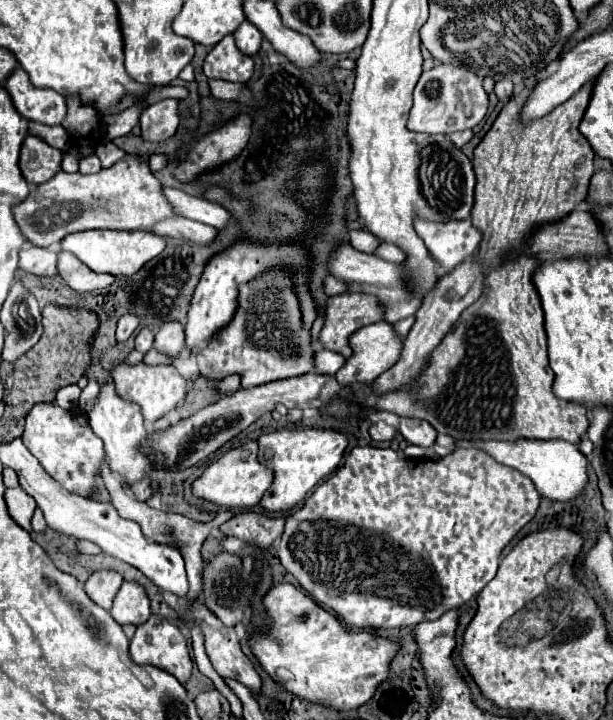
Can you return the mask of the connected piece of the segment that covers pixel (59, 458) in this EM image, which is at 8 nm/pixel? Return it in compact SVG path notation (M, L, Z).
M48 403L34 405L26 417L22 443L34 457L38 457L44 471L54 477L66 491L82 497L88 497L92 493L92 483L98 475L98 467L106 457L104 443L94 435L92 429L78 425L74 413Z

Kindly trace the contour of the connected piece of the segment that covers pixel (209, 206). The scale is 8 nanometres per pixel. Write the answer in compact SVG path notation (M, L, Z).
M170 187L164 189L164 197L172 205L174 213L180 217L202 221L202 223L212 225L212 227L226 227L222 223L228 221L228 211L222 209L218 203L196 199L196 197L186 195L180 189L170 189Z

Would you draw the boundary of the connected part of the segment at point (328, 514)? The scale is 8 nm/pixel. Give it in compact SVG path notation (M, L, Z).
M354 447L346 461L322 483L318 489L304 501L304 505L286 517L284 533L280 537L278 545L278 557L288 573L292 573L300 587L312 595L312 599L322 605L328 611L334 611L340 615L348 625L356 629L374 627L374 629L390 629L390 627L406 627L406 625L418 625L420 621L432 621L444 615L452 607L460 607L466 601L470 601L474 595L478 595L488 581L494 579L500 555L504 547L512 541L512 537L536 515L540 503L540 495L530 479L526 479L516 469L510 469L502 463L498 463L494 457L490 457L482 449L454 449L446 457L440 457L436 461L432 459L408 459L400 457L392 449L378 449L378 447Z

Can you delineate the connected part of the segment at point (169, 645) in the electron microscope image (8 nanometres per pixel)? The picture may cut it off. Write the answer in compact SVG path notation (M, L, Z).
M152 615L146 623L136 627L134 637L130 639L130 655L140 665L154 665L172 673L180 683L186 683L192 671L192 659L190 659L190 651L184 635L174 623L158 615Z

